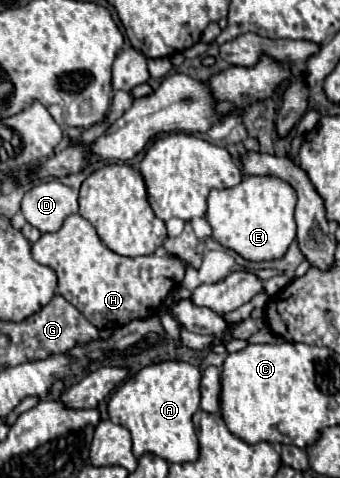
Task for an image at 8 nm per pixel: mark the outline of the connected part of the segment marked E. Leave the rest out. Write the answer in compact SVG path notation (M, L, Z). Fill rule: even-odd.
M246 177L236 187L212 189L208 195L206 221L212 227L212 237L226 249L236 251L248 261L280 259L296 239L294 221L296 193L278 177Z

